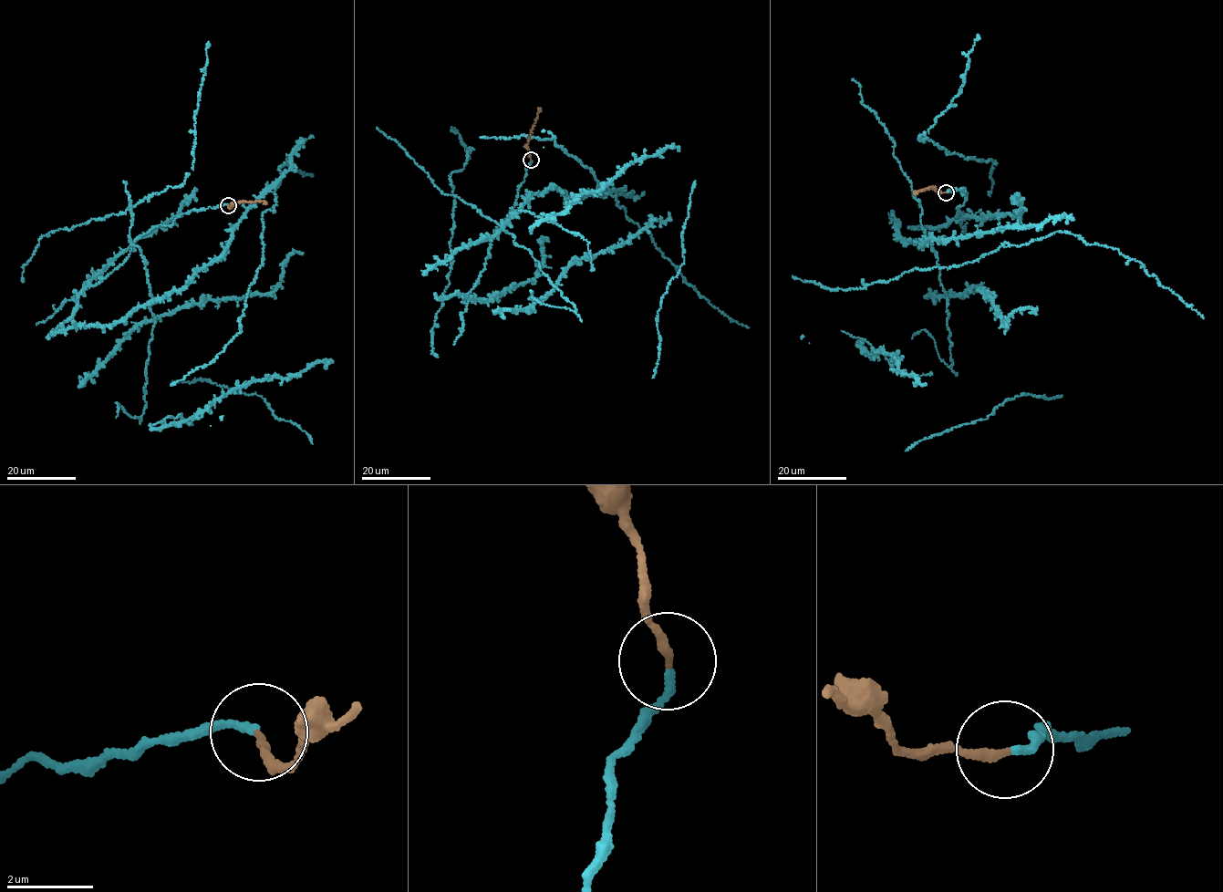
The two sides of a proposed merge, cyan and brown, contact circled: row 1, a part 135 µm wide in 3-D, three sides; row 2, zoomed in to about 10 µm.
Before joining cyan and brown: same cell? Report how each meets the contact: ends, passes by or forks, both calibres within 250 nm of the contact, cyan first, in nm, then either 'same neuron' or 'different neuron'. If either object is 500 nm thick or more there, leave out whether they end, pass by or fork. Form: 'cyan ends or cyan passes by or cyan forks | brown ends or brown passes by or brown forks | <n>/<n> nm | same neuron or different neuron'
cyan ends | brown ends | 170/190 nm | same neuron

